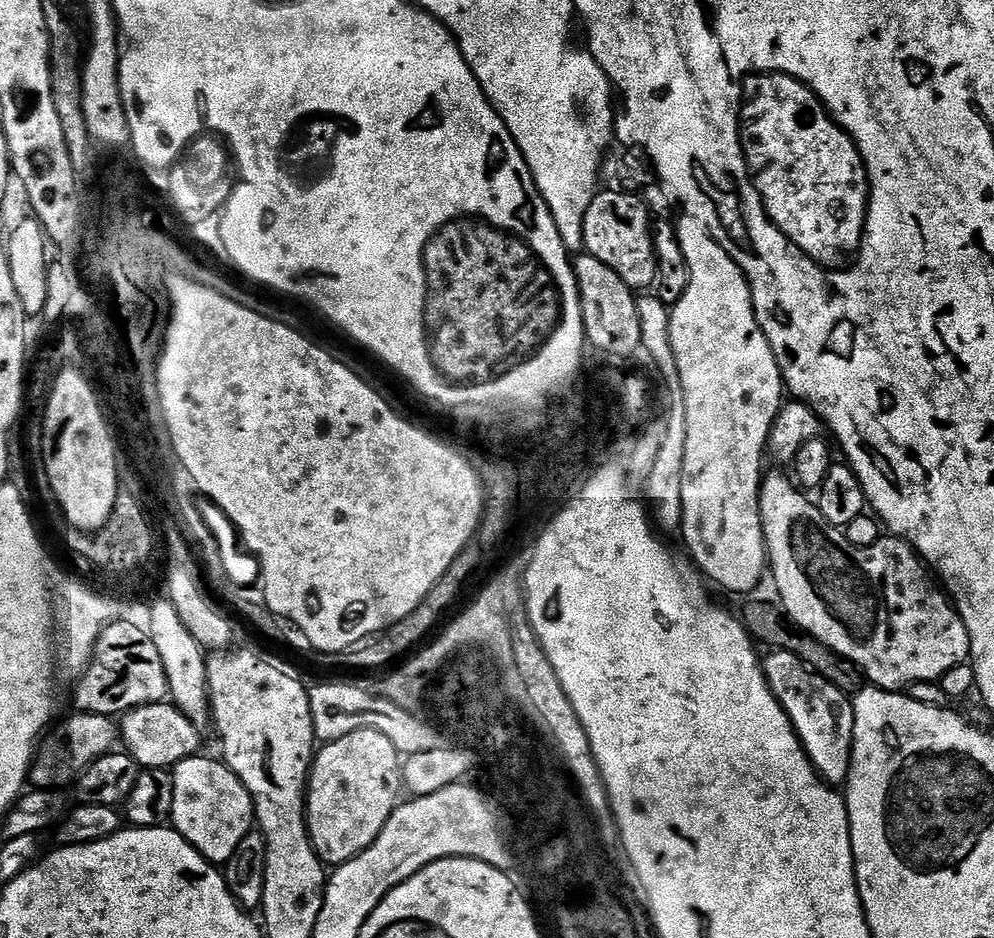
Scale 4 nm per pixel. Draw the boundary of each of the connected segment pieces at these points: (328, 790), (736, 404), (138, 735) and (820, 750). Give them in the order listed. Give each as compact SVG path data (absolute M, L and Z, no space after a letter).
M363 728L354 730L354 734L346 734L346 738L327 741L315 753L306 793L308 839L312 841L312 847L321 861L328 866L339 866L350 862L358 854L362 854L362 850L371 846L378 834L382 834L390 814L401 803L403 783L400 751L394 746L394 742L390 742L390 738L386 738L386 734Z
M684 218L684 221L677 223L675 227L677 242L681 246L688 267L686 294L678 303L671 305L669 318L670 342L674 358L677 359L678 373L681 374L683 398L686 400L686 458L682 458L682 514L684 515L682 537L684 536L684 544L692 555L691 563L709 581L712 579L714 583L721 584L728 592L752 592L759 586L763 576L765 579L768 564L768 548L764 545L764 531L760 517L760 481L762 479L760 463L766 460L768 435L772 432L776 416L786 400L784 379L778 362L774 358L774 350L770 350L770 342L766 342L766 334L762 334L758 326L758 318L752 305L752 287L748 285L748 277L744 275L739 264L732 261L730 254L726 254L726 250L722 250L722 246L708 232L708 227L699 219Z
M171 702L162 704L144 704L140 708L136 708L132 712L124 713L118 724L118 732L122 737L122 744L129 756L137 761L141 769L167 769L175 768L178 762L182 762L186 758L197 755L201 751L200 748L200 732L201 729L194 722L190 722L190 718L186 718L186 714L182 714L179 708Z
M772 650L767 655L762 660L764 682L788 716L816 773L829 786L844 786L852 765L854 739L854 710L849 693L838 690L794 654Z

